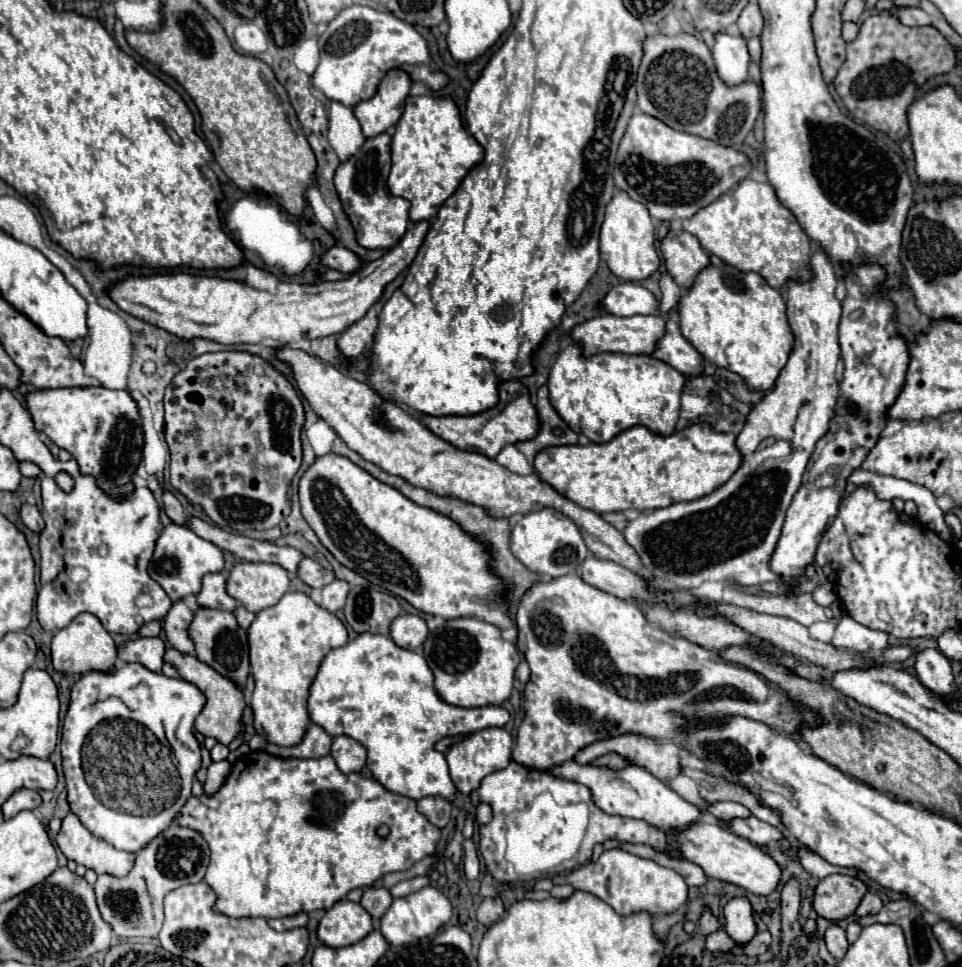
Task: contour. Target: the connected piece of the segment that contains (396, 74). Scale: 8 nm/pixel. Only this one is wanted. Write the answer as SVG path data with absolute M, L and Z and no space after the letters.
M390 71L392 79L382 79L378 93L362 101L354 107L354 115L360 121L362 133L366 139L376 137L380 133L386 133L390 127L394 127L404 111L404 99L410 91L410 77L404 71Z

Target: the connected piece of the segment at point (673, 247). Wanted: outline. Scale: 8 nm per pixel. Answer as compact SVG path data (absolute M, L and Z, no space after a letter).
M680 227L666 233L660 243L660 253L668 273L680 287L686 289L692 285L696 273L708 265L708 255L704 253L700 241Z

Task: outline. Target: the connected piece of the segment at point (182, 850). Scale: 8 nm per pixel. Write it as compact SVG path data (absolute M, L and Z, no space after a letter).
M172 823L168 829L156 835L144 849L138 851L136 865L126 877L122 879L112 875L98 877L94 891L102 919L112 927L114 935L120 939L130 937L156 939L164 921L162 913L164 895L176 887L202 881L208 861L210 851L200 833Z

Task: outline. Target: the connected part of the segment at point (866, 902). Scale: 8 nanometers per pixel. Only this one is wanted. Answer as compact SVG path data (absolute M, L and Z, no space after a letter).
M866 893L862 897L858 909L856 909L856 915L858 917L862 917L862 915L876 915L880 909L882 909L882 899L878 895L874 895L874 893Z

